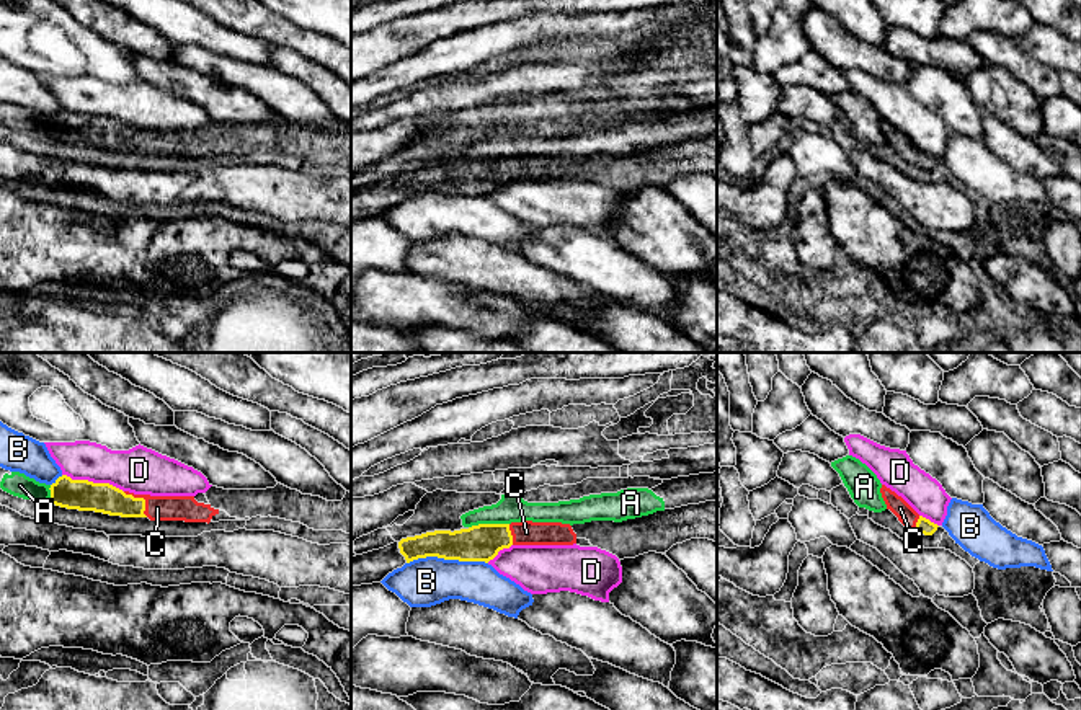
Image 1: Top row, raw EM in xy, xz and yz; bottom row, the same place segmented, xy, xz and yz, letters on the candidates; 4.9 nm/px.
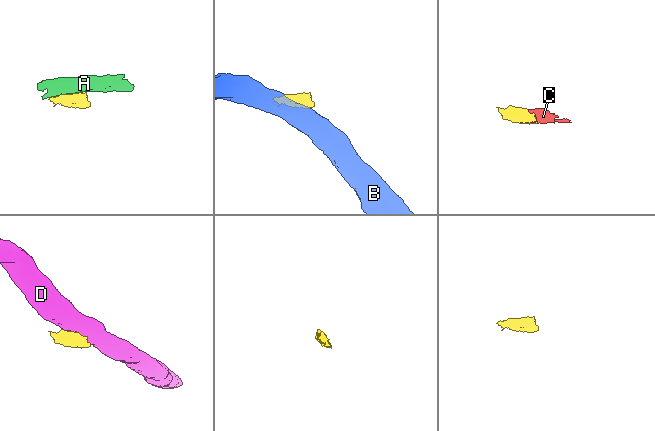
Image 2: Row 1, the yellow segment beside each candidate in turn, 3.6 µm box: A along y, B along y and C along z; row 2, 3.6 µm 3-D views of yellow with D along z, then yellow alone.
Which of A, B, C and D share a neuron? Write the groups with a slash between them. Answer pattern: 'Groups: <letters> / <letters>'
Groups: A / B / C / D

